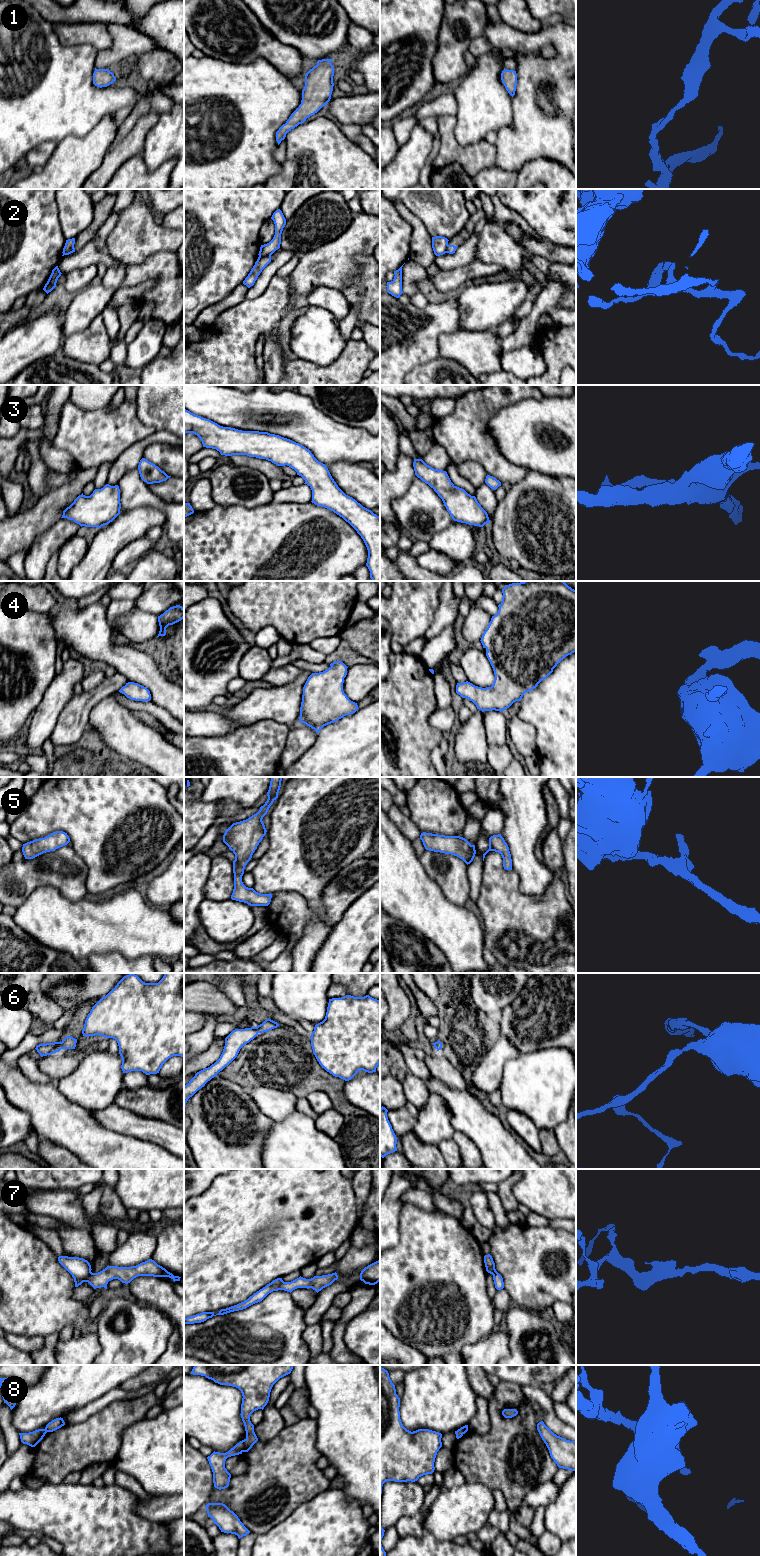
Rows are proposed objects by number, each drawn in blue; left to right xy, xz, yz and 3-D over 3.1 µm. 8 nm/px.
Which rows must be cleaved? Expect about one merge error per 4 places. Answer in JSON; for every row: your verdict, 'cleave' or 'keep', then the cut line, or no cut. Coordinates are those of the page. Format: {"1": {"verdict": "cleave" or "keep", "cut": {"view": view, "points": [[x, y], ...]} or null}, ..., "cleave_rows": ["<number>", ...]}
{"1": {"verdict": "keep", "cut": null}, "2": {"verdict": "cleave", "cut": {"view": "xz", "points": [[270, 254], [259, 257]]}}, "3": {"verdict": "keep", "cut": null}, "4": {"verdict": "keep", "cut": null}, "5": {"verdict": "keep", "cut": null}, "6": {"verdict": "keep", "cut": null}, "7": {"verdict": "keep", "cut": null}, "8": {"verdict": "cleave", "cut": {"view": "xz", "points": [[242, 1440], [243, 1451]]}}, "cleave_rows": ["2", "8"]}

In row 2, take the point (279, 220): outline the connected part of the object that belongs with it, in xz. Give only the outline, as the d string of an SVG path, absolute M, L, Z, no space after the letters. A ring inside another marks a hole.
M280 209L276 210L273 213L271 219L274 221L274 224L275 224L275 235L269 243L261 245L260 251L258 254L259 257L272 255L277 249L280 248L281 234L282 234L283 228L286 225L286 219Z

